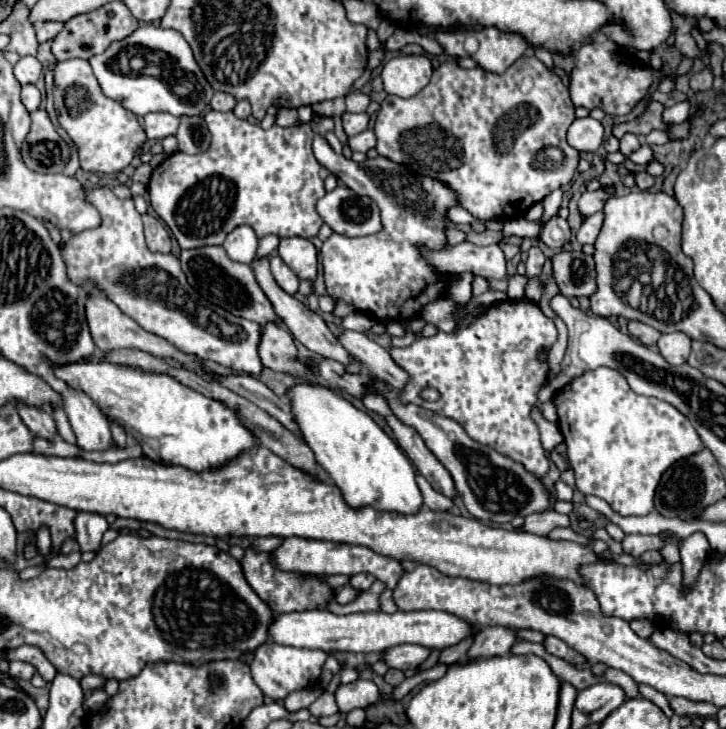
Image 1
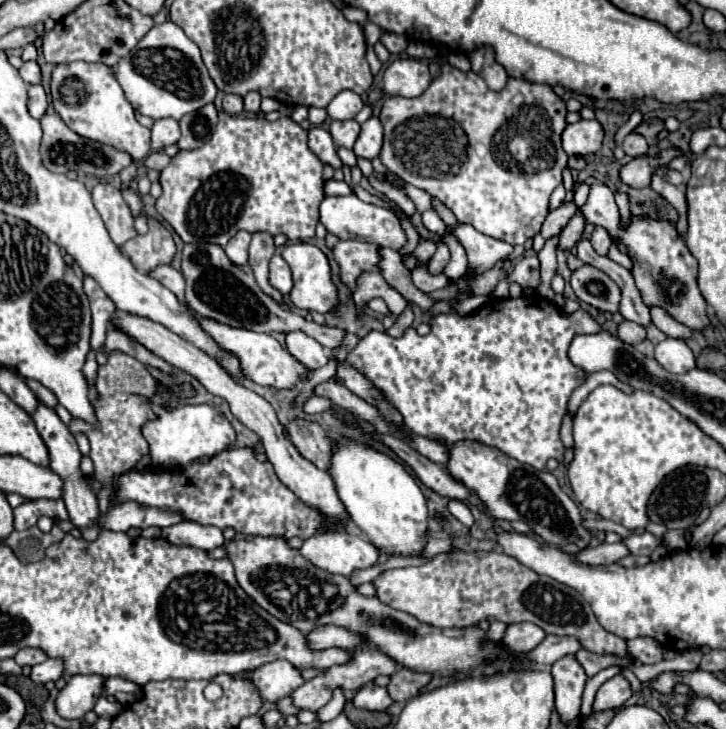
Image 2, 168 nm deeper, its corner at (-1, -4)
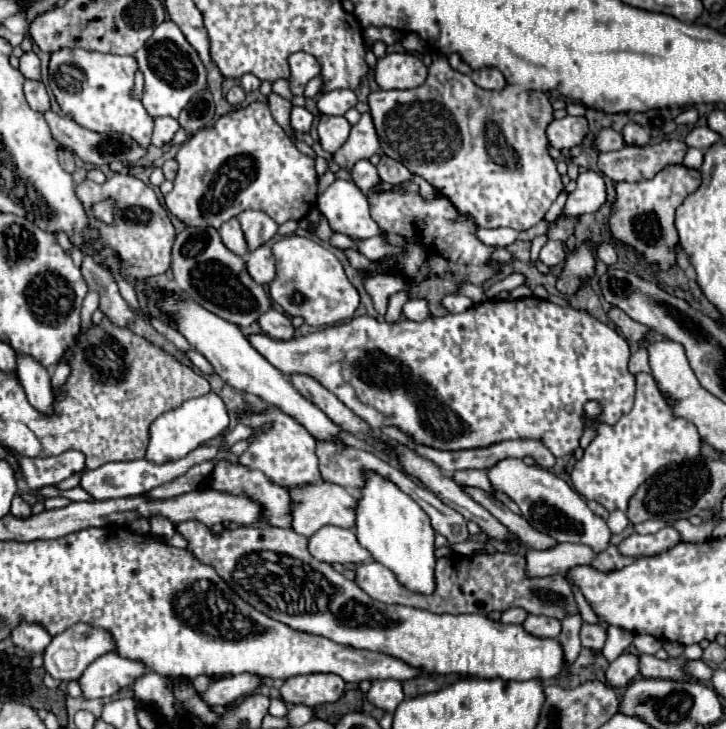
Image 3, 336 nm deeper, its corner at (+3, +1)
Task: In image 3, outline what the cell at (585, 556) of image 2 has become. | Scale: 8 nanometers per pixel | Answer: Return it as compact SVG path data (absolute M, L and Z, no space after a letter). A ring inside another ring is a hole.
M556 544L546 550L530 550L526 554L526 570L538 576L564 574L578 564L590 564L594 558L596 552L590 546Z

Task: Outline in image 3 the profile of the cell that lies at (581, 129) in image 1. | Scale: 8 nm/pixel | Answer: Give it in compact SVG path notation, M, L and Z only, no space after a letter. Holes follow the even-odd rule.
M564 116L562 120L554 120L546 132L550 146L554 146L556 150L570 150L588 136L590 128L584 116Z

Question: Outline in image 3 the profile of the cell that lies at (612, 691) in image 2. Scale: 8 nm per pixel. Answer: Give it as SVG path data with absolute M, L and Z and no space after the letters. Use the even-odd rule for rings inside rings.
M620 654L606 670L606 682L614 688L624 688L638 674L638 660L632 654Z

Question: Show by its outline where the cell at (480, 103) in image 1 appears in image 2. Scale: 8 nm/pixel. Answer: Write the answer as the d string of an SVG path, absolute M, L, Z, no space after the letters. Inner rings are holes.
M442 55L442 75L436 77L420 97L386 97L380 121L384 127L380 159L386 169L406 183L438 197L448 209L452 209L458 221L470 223L480 233L502 239L510 245L524 245L540 231L546 215L550 213L550 195L562 183L562 169L568 163L568 155L560 143L560 135L566 127L566 105L554 95L552 87L508 79L508 85L496 93L488 89L480 75L452 67L446 61L446 55ZM518 93L520 103L514 103ZM494 135L496 161L492 153ZM478 141L486 147L486 155L478 153Z

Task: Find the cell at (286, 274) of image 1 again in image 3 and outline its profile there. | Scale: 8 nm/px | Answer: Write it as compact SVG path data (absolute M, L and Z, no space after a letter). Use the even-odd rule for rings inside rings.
M260 246L258 250L250 252L246 256L246 266L248 266L250 276L258 284L270 284L276 278L276 258L270 246Z

